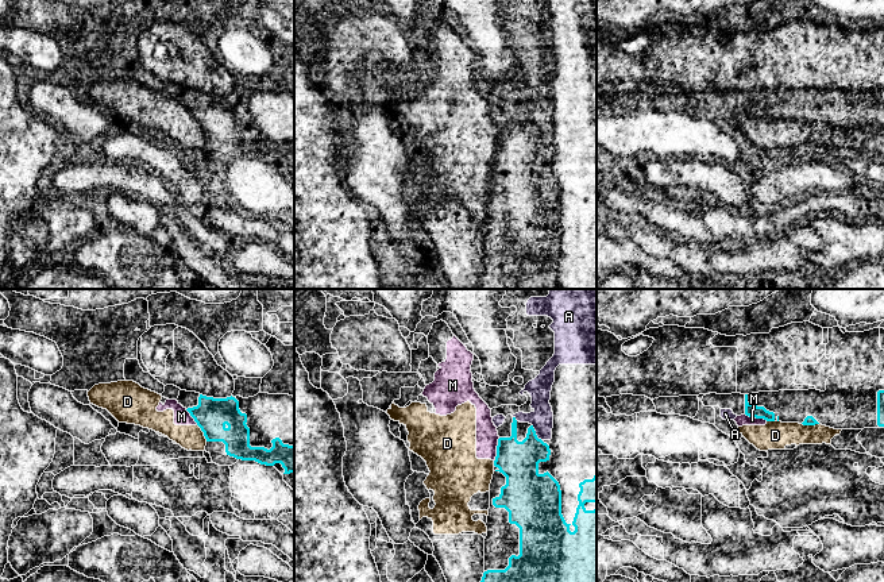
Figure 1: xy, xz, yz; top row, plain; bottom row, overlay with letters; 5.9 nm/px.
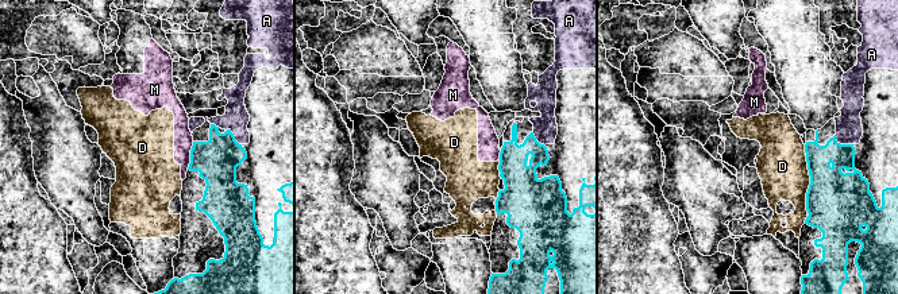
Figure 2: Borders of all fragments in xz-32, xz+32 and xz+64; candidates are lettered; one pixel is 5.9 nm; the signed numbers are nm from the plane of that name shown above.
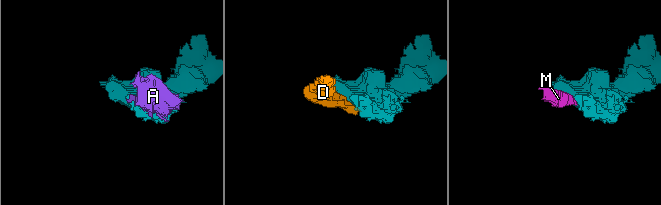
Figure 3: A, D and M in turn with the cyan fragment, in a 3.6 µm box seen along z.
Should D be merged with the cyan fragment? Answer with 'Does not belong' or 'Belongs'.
Does not belong

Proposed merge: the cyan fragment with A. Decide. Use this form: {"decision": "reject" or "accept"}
{"decision": "accept"}

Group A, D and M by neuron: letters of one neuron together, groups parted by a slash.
A / D M

